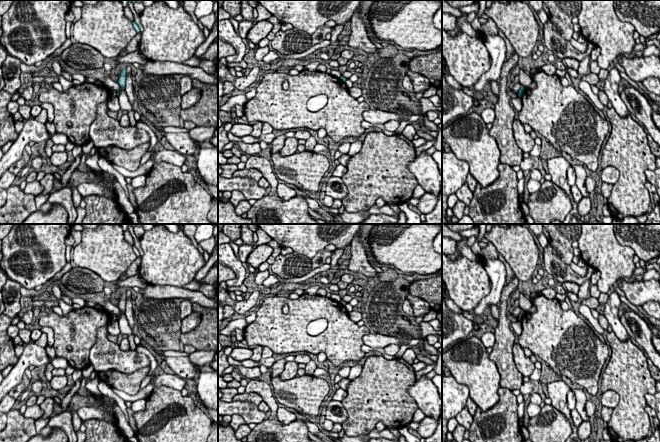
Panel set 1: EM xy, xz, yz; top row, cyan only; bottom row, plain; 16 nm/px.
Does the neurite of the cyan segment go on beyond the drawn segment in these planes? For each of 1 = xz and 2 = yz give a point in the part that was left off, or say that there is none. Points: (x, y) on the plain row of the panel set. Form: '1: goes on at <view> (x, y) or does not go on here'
1: does not go on here
2: does not go on here

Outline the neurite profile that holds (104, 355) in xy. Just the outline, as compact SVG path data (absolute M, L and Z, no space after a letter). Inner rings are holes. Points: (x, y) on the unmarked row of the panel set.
M111 314L109 322L97 330L96 342L90 349L89 361L96 372L116 370L132 374L138 369L151 365L148 356L136 350L123 351L117 343L108 338L108 326L117 320L117 315Z

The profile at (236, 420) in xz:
M233 414L231 416L231 421L230 421L230 427L232 427L235 431L238 429L238 427L242 424L245 424L245 421L242 416L238 414Z

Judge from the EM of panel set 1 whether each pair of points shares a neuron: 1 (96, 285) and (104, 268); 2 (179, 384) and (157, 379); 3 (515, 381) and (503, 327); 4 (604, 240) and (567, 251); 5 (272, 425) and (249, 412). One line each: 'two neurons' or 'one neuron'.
1: two neurons
2: one neuron
3: one neuron
4: two neurons
5: two neurons

